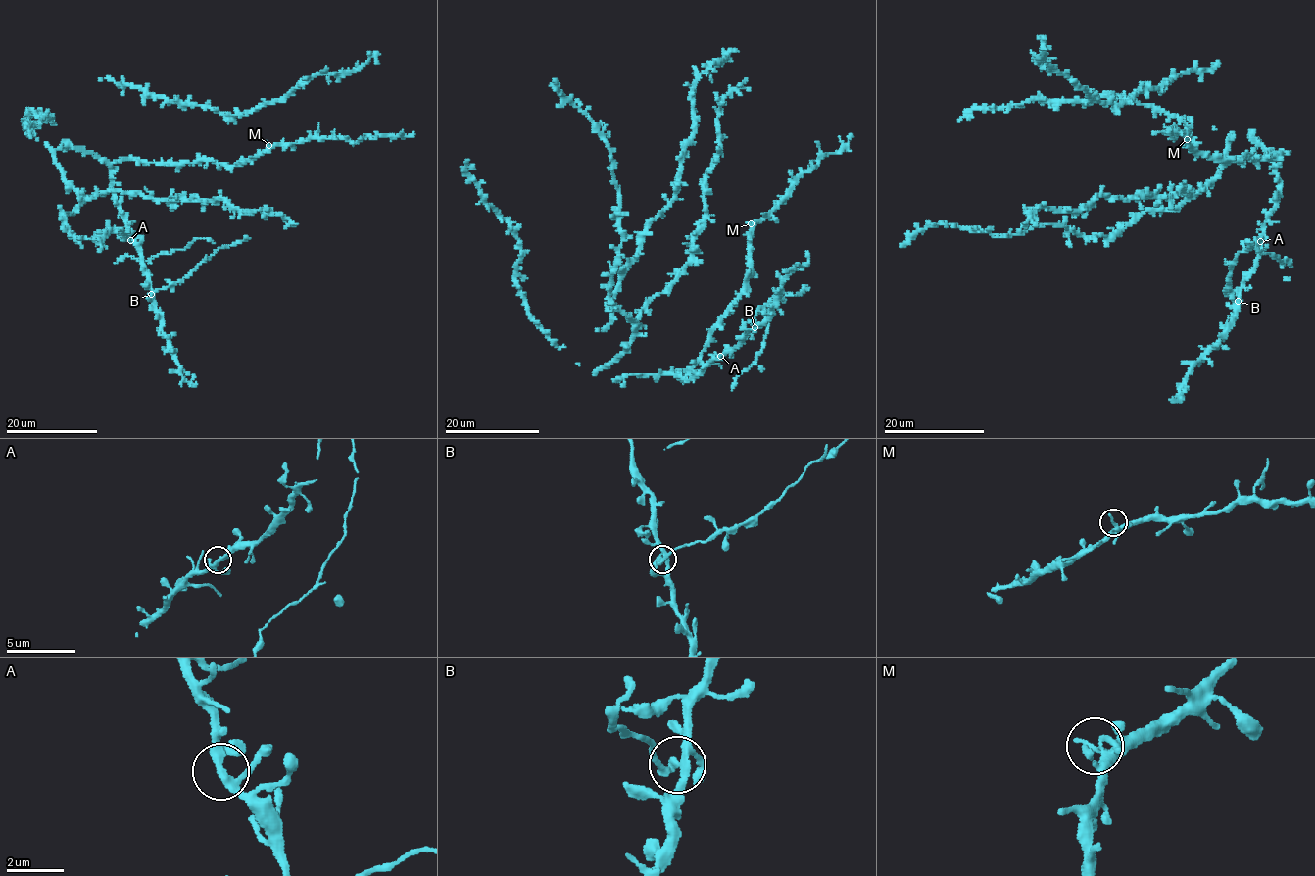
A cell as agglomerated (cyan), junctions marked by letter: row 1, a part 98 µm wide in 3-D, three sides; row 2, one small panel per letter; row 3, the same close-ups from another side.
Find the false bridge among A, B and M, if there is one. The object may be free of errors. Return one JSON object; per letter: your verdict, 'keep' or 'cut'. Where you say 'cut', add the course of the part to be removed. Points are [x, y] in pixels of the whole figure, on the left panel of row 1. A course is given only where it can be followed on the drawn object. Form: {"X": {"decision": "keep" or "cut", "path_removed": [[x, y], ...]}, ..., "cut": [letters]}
{"A": {"decision": "keep"}, "B": {"decision": "cut", "path_removed": [[152, 294], [178, 283], [219, 248], [246, 238]]}, "M": {"decision": "keep"}, "cut": ["B"]}

